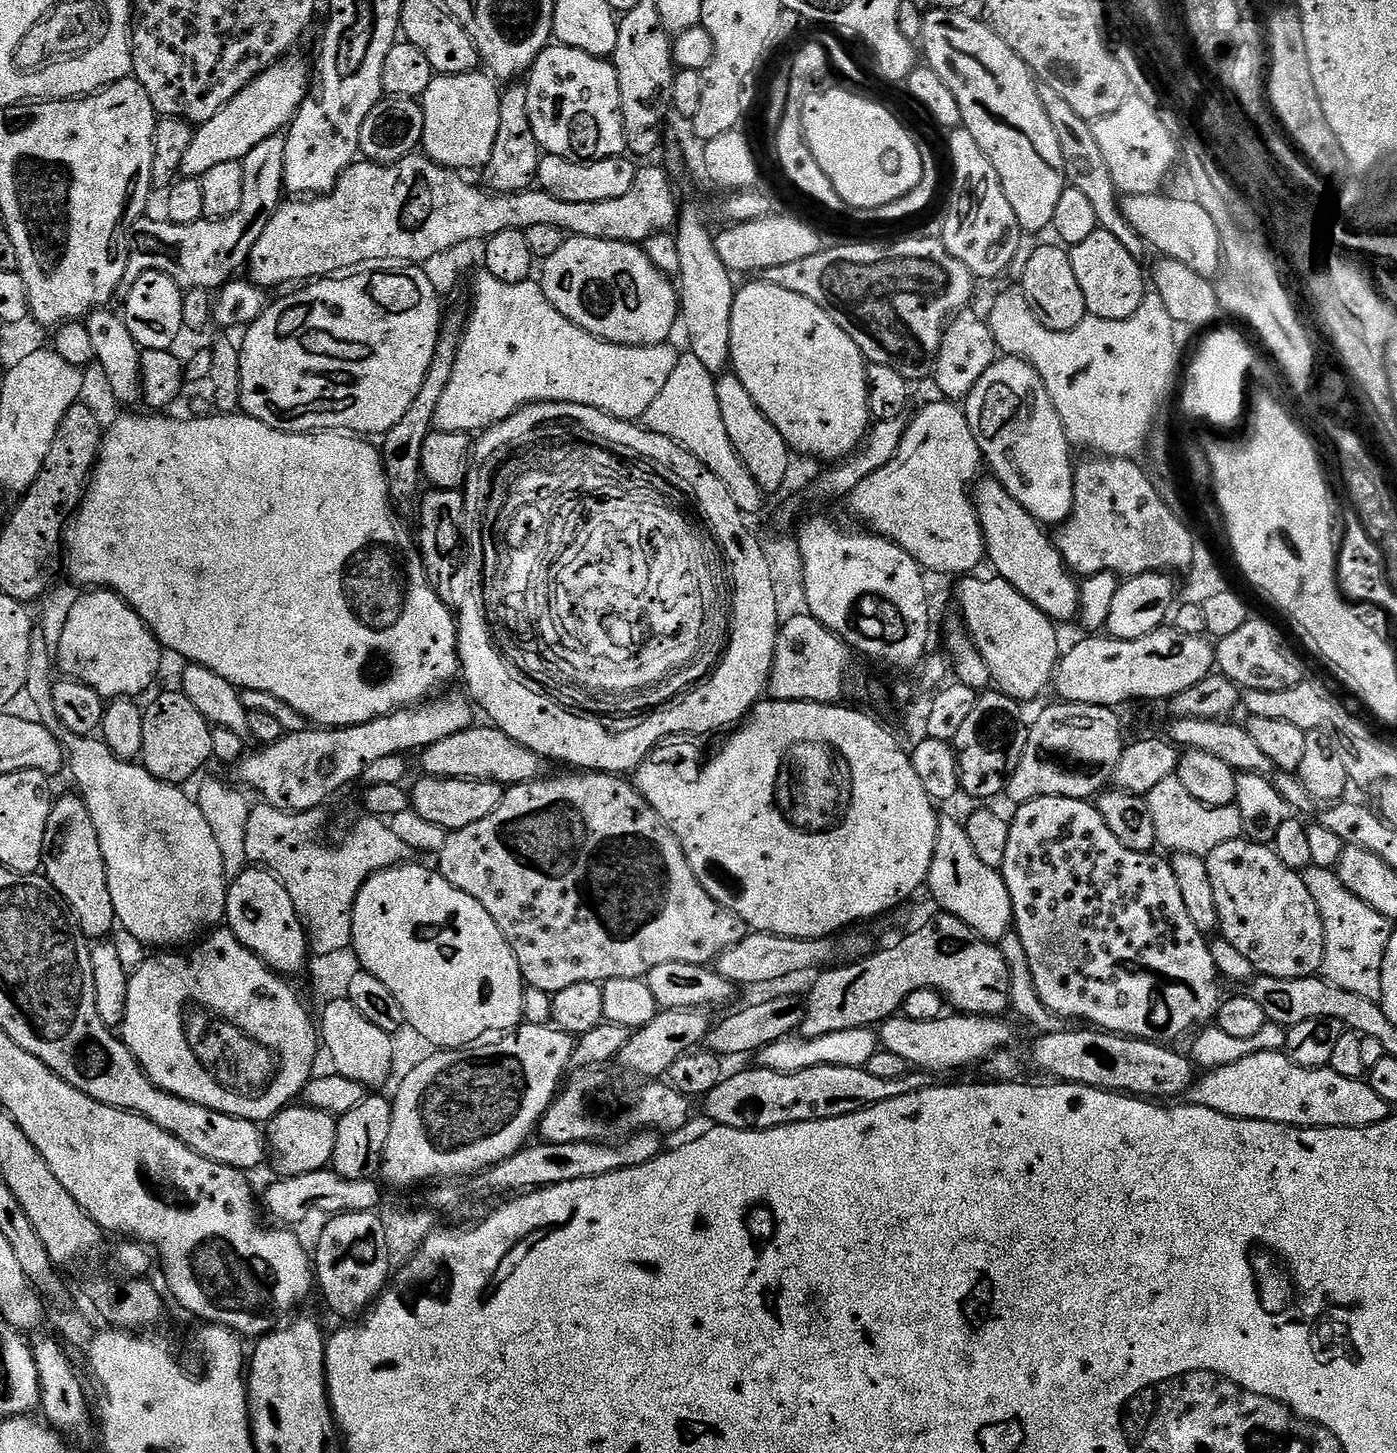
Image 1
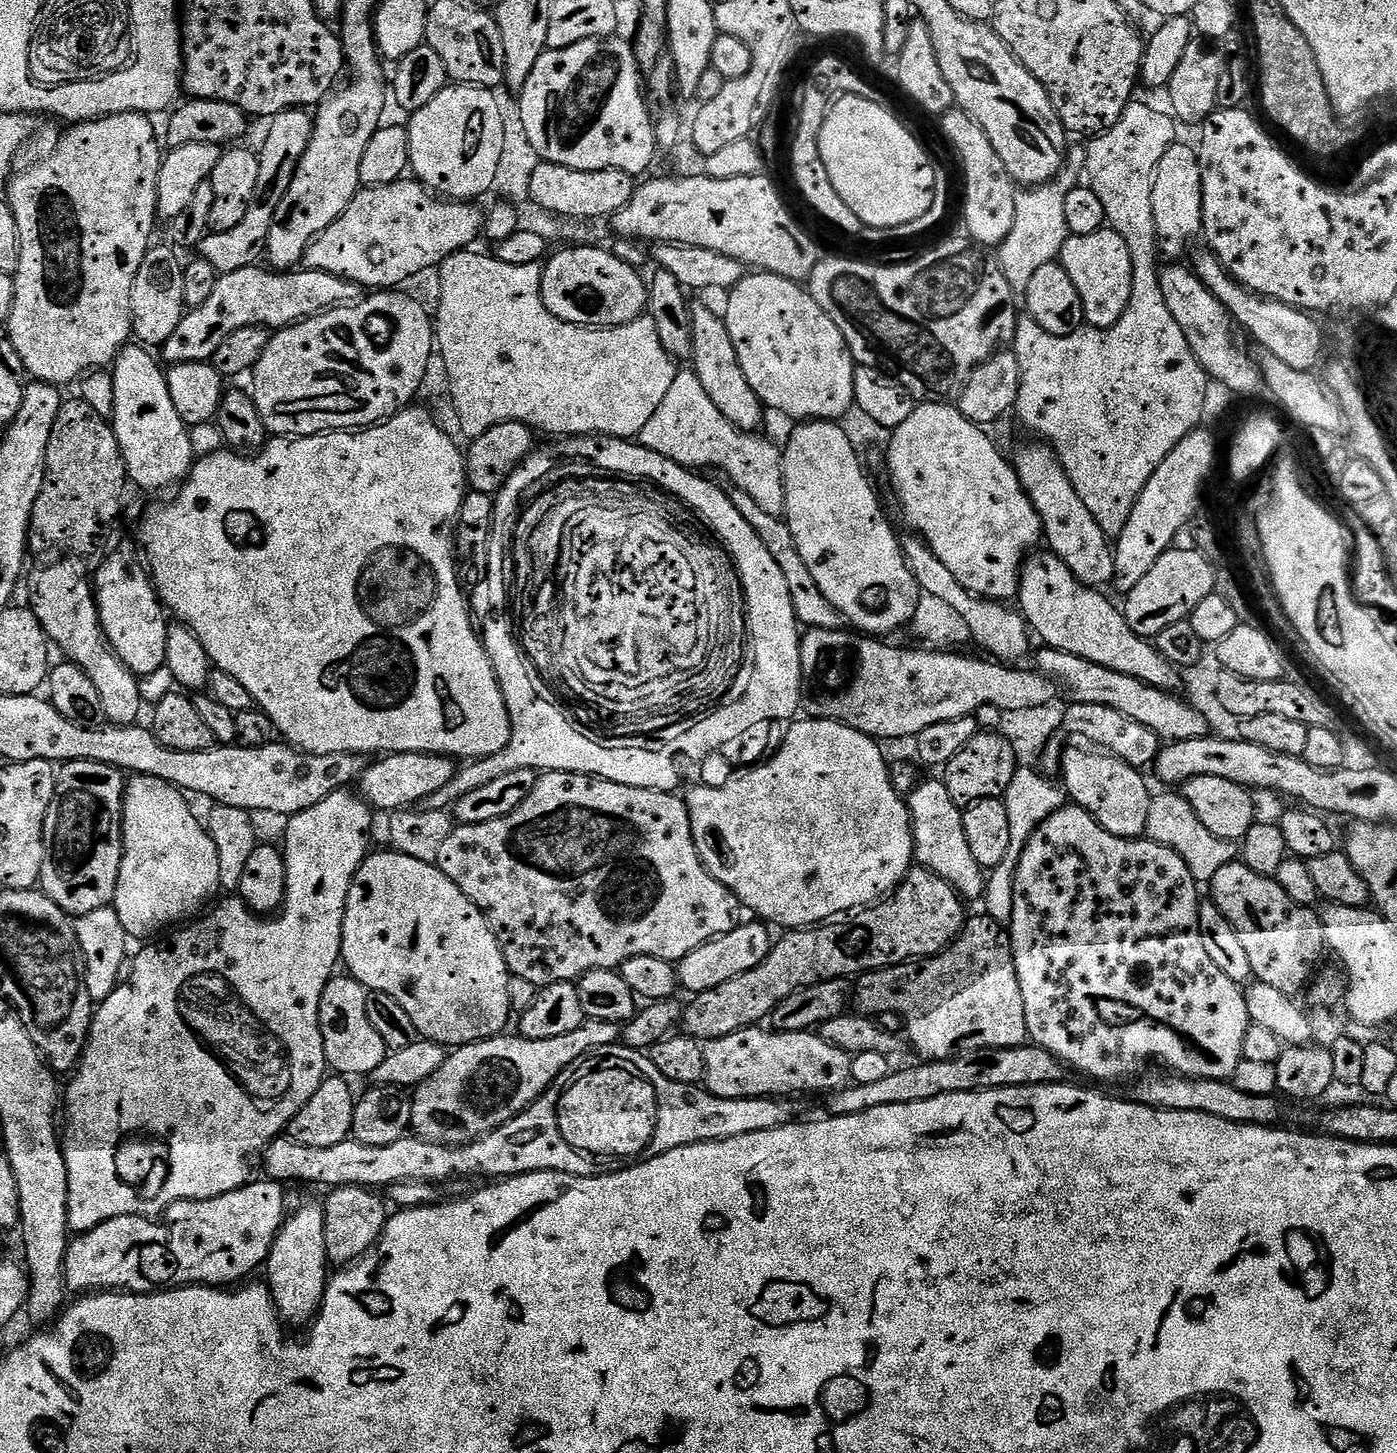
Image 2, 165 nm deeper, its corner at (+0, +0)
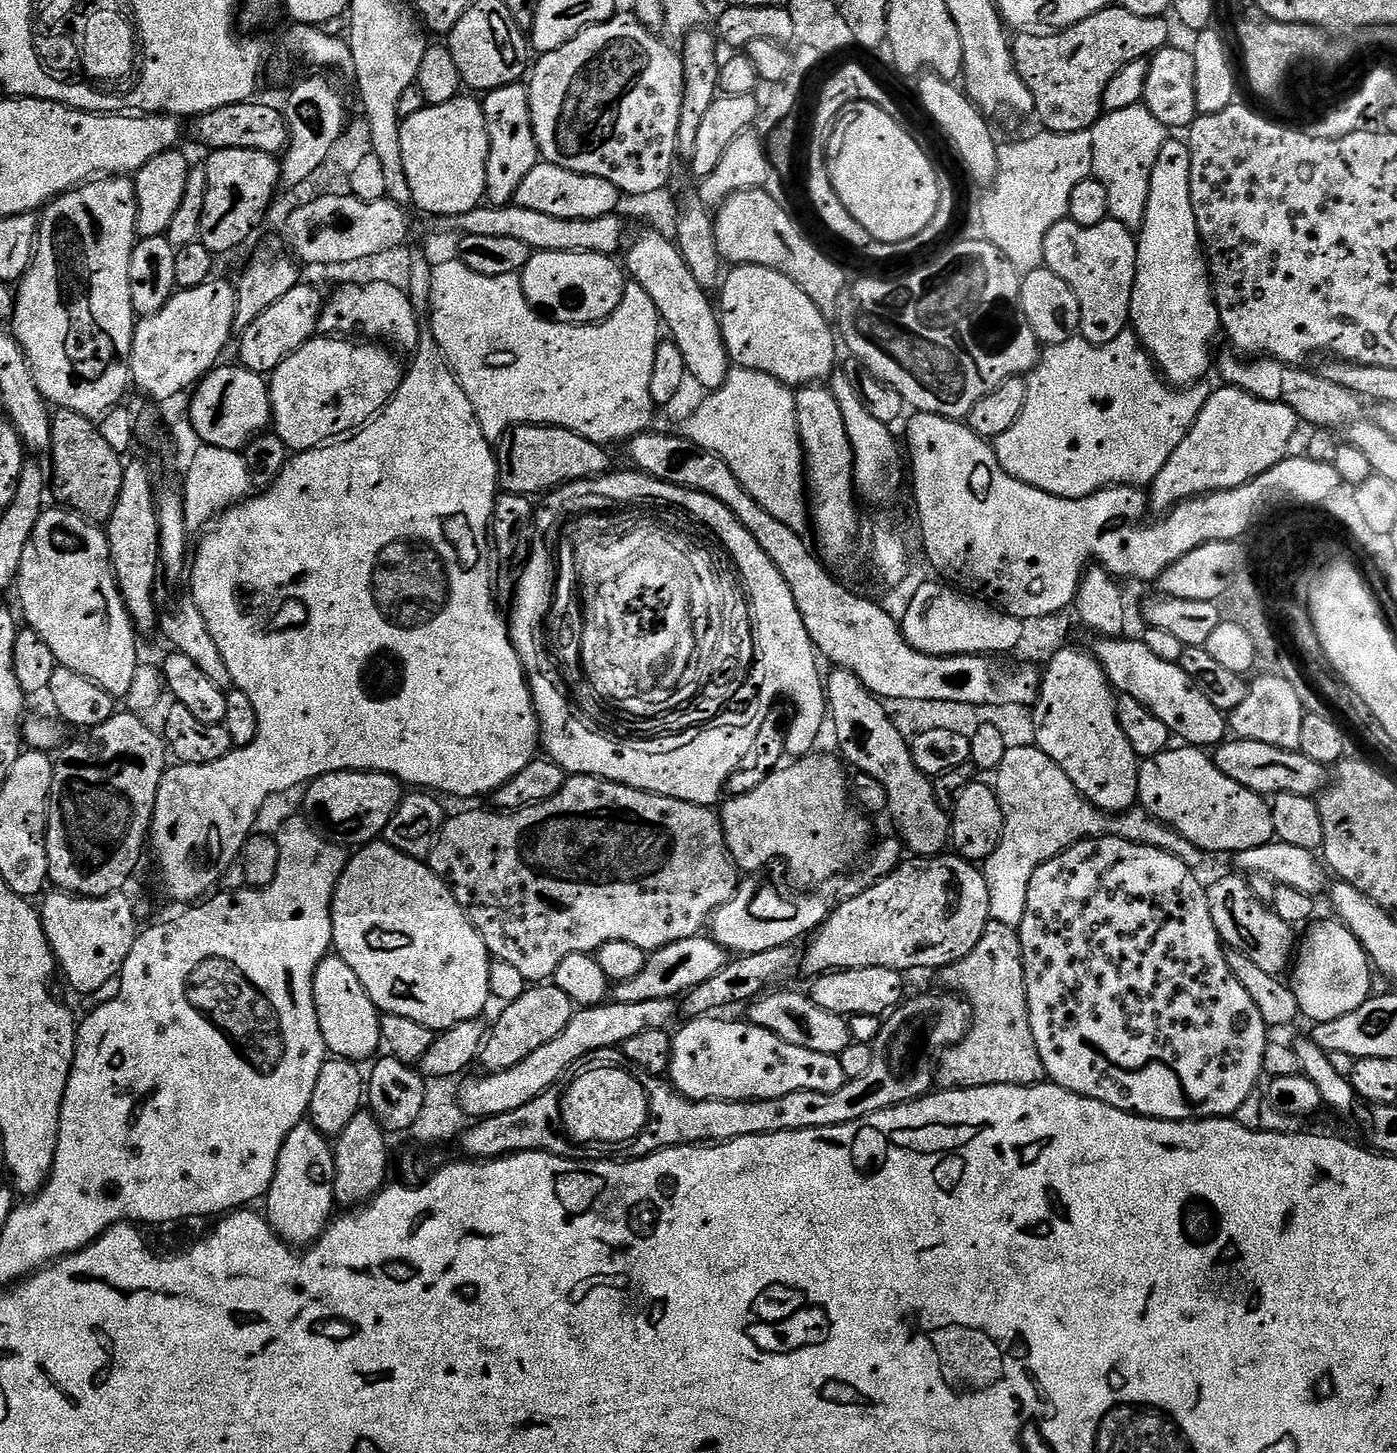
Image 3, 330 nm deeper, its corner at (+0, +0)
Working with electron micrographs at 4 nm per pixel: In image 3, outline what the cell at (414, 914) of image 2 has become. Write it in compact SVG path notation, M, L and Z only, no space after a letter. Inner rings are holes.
M373 842L363 845L357 856L353 855L340 875L336 884L336 893L332 895L332 948L335 955L340 956L358 974L358 982L370 994L370 998L376 1004L381 1013L402 1014L402 1018L411 1018L414 1022L422 1022L432 1032L437 1034L445 1032L450 1026L458 1026L458 1022L468 1022L483 1017L484 1007L490 1004L492 991L489 984L489 966L491 964L488 955L488 947L483 938L476 933L476 928L468 921L468 915L462 910L462 906L452 896L452 889L432 873L423 859L402 854L396 848L383 842Z

